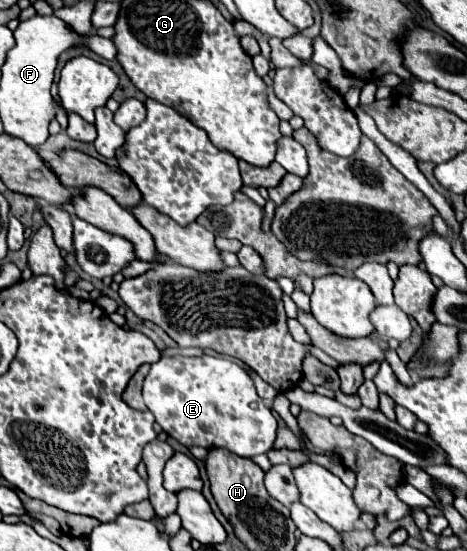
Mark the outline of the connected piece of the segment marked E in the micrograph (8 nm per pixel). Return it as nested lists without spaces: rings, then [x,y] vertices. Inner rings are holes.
[[[160,357],[152,363],[150,373],[144,379],[144,403],[154,413],[156,423],[176,441],[186,447],[224,447],[240,457],[254,457],[272,449],[276,439],[276,419],[272,411],[258,397],[250,375],[226,357]]]

